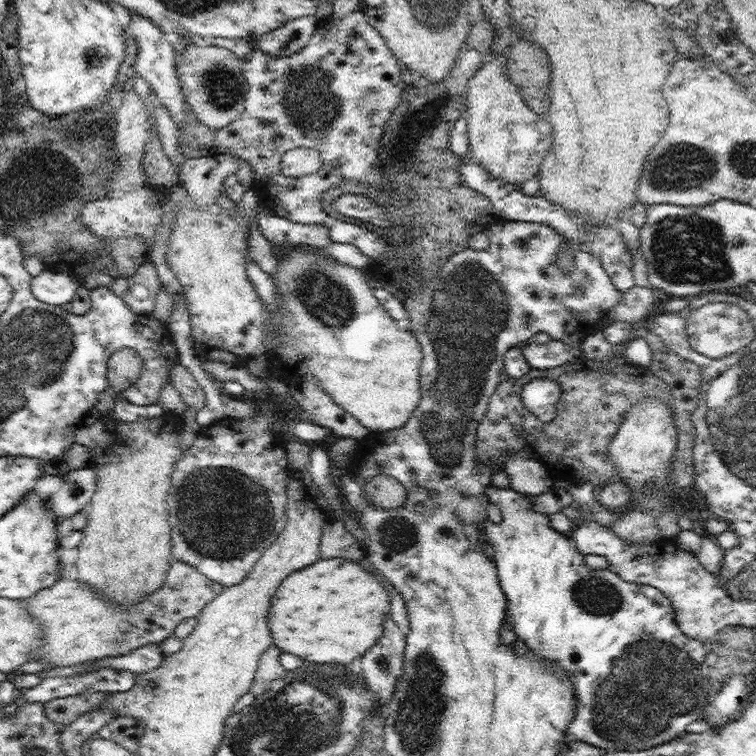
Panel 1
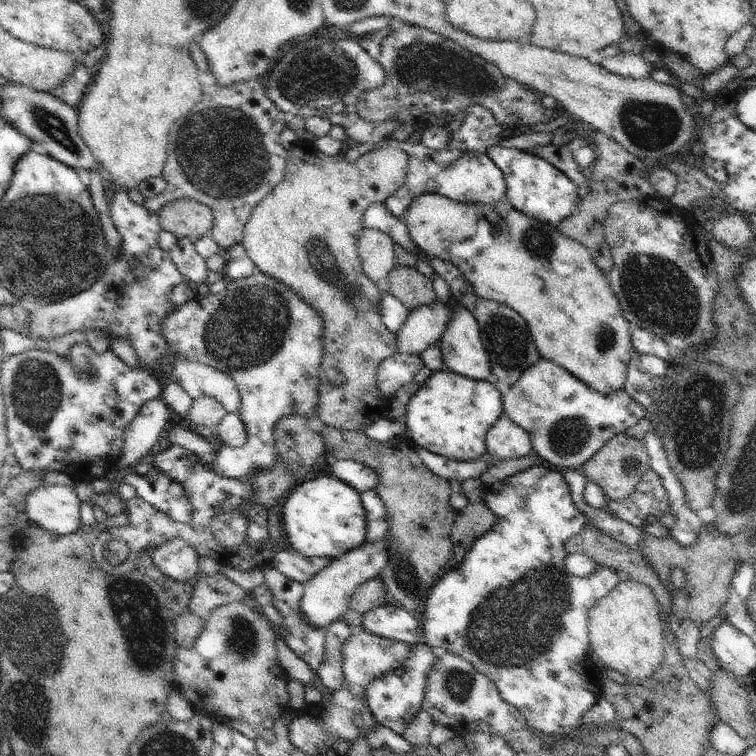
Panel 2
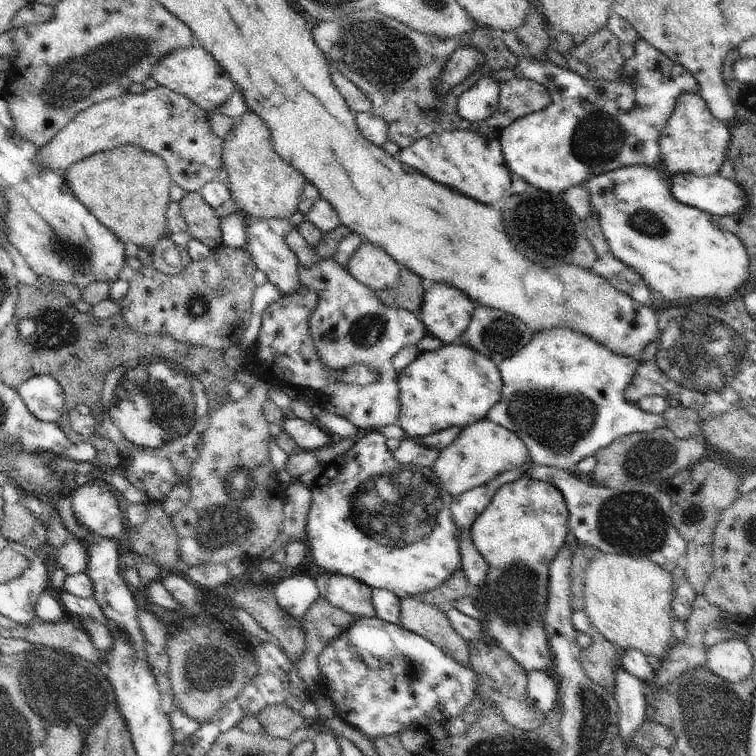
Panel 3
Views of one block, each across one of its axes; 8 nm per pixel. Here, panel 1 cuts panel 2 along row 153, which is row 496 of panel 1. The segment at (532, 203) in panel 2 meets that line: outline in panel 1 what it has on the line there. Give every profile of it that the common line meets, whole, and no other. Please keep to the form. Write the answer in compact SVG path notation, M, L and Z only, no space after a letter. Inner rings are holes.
M491 485L486 487L486 496L488 502L493 502L498 506L503 518L499 523L494 523L494 528L486 528L486 532L482 528L482 536L488 543L493 545L492 556L497 566L499 583L506 600L508 600L508 610L506 611L506 617L504 617L503 626L510 626L510 630L515 632L517 639L523 640L524 644L528 646L529 652L532 652L534 656L538 656L540 660L546 660L552 666L558 666L560 670L564 670L570 676L572 686L574 686L574 694L578 698L578 705L576 705L576 715L574 715L574 719L570 721L570 725L566 729L566 735L572 734L579 742L590 744L595 748L628 753L665 744L672 738L678 739L687 733L686 728L688 728L690 722L696 719L704 719L711 689L708 678L711 666L704 662L704 657L705 654L710 652L710 642L704 643L700 639L690 638L682 633L675 619L672 600L666 598L664 593L649 584L622 580L608 567L603 570L591 570L584 561L585 554L578 550L571 535L558 532L558 530L552 528L550 522L548 522L548 514L534 510L532 495L523 494L511 487L501 490Z

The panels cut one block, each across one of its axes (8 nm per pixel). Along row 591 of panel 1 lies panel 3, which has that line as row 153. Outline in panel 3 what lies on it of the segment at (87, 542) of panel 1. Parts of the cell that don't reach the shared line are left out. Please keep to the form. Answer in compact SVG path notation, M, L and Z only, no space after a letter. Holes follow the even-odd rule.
M126 144L97 152L71 166L64 175L80 204L122 242L132 242L140 248L151 250L166 236L166 210L171 203L168 189L172 181L166 162L160 156Z

